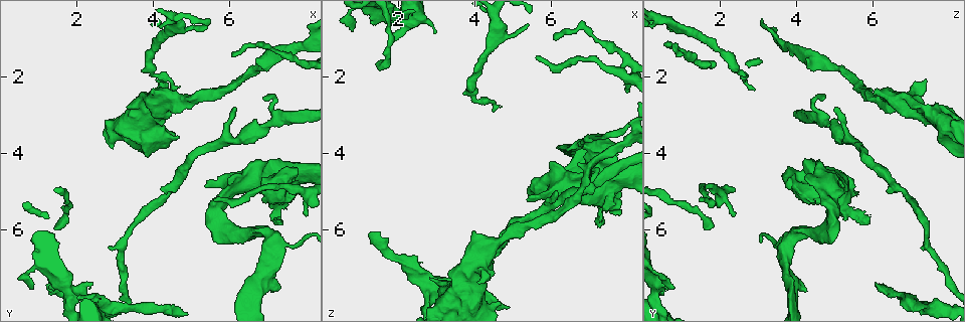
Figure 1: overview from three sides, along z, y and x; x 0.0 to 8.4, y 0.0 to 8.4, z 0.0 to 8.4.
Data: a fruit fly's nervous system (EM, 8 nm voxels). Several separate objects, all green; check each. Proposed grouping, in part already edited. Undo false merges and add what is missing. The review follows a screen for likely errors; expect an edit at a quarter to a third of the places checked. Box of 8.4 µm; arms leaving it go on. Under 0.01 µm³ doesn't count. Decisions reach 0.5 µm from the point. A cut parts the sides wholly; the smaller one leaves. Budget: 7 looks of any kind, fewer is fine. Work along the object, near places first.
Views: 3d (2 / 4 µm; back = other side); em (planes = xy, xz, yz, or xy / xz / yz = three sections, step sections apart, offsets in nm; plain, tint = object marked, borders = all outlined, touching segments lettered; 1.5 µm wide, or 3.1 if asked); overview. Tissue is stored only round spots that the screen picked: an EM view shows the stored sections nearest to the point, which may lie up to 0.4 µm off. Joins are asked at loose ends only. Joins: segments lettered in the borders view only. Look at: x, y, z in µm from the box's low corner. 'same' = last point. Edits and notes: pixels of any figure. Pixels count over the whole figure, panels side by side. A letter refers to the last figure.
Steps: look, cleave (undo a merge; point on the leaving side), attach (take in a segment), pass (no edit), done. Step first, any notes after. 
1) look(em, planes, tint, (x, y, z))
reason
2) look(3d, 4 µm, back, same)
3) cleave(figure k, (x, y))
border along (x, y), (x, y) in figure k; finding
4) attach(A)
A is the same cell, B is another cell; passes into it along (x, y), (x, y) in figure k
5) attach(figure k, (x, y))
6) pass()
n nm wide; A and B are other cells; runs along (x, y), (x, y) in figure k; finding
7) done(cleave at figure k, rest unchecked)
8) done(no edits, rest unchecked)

look(em, xz, step 4, borders, (0.85, 7.50, 0.80))

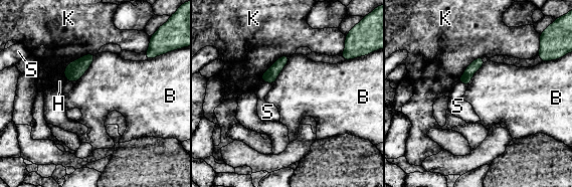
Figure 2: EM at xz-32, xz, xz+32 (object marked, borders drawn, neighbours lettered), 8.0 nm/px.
pass()
B, H, K and S are other cells; border along (96, 55), (89, 67), (72, 82) in figure 2; no lettered segment goes on from it

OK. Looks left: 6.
look(em, planes, plain, (4.00, 1.90, 2.55))
calibre changes

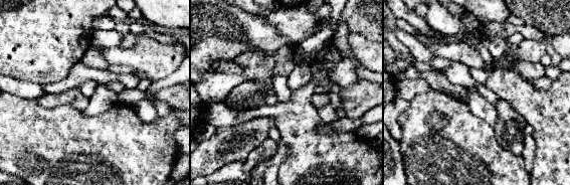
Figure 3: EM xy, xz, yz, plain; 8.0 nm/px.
look(em, planes, borders, same)

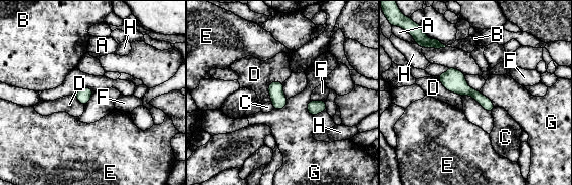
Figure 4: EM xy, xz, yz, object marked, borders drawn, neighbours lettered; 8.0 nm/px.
pass()
A, B, C, D, E, F, G and H are other cells; border along (479, 90), (495, 106) in figure 4; one neuron here

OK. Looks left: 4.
look(3d, 4 µm, (1.30, 7.45, 6.00))
thin end

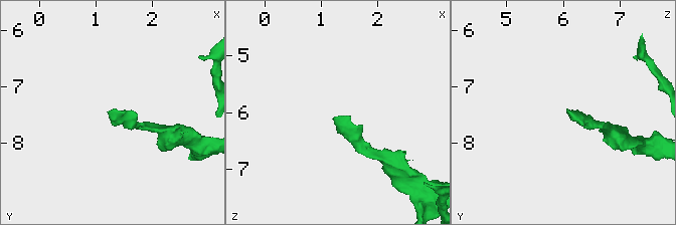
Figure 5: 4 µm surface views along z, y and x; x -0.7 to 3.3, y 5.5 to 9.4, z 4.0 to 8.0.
look(em, yz, step 4, borders, (1.35, 7.40, 6.05))

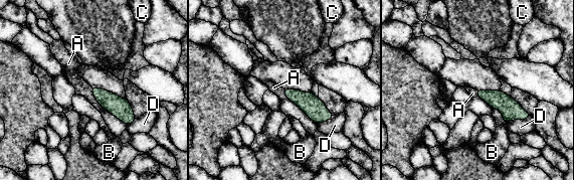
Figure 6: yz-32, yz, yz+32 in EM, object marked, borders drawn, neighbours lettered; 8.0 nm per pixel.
attach(A)
110 nm wide; A is the same cell, B, C and D are other cells; passes into it along (120, 108), (93, 95), (81, 86) in figure 6; the neuron continues

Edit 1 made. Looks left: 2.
done(attach at figure 6, rest unchecked)

